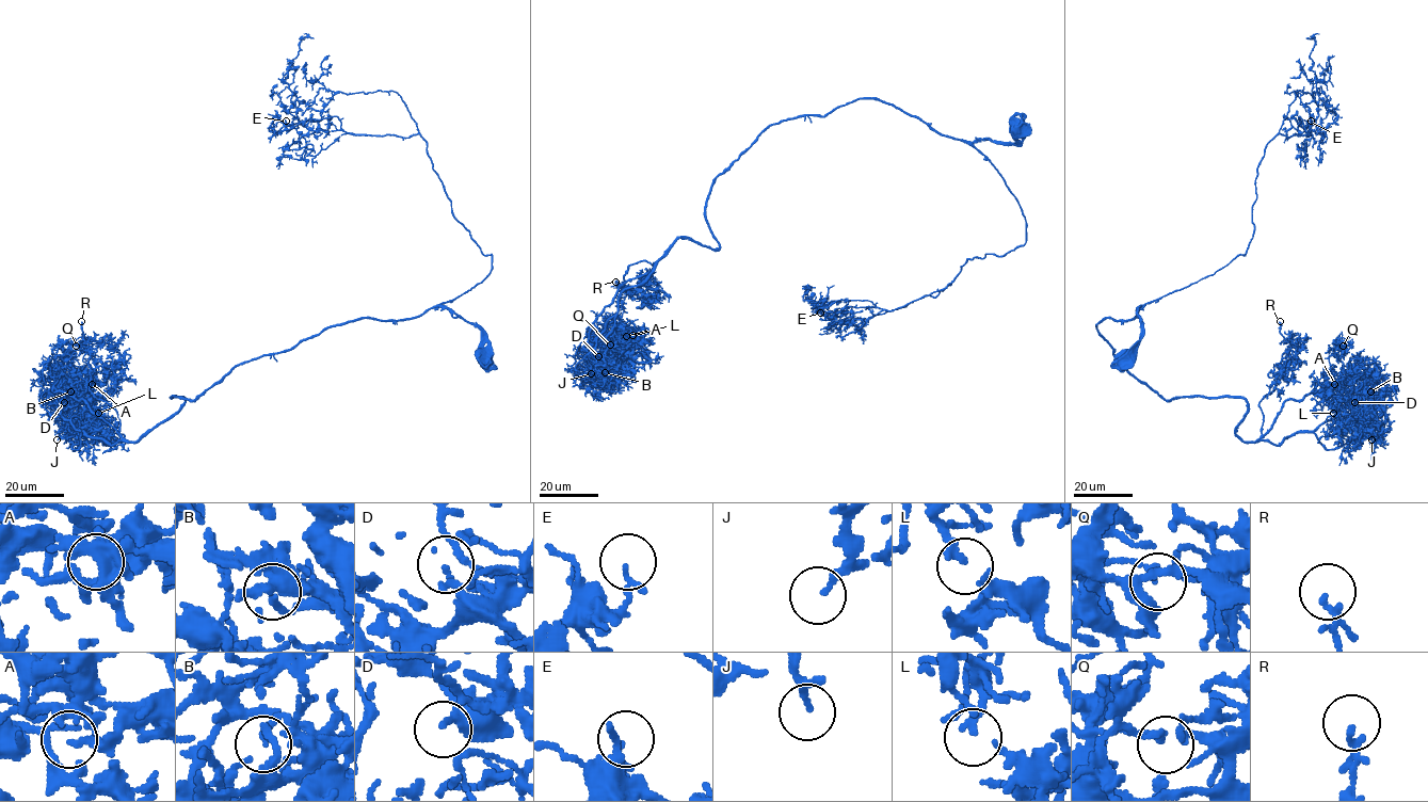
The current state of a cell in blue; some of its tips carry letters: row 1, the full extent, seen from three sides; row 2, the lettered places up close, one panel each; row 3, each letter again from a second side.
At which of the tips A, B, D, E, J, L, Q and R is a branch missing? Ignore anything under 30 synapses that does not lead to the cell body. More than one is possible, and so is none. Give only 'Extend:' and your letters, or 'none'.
Extend: none

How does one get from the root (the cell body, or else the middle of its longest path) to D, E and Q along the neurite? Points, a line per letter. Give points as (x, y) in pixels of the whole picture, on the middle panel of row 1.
D: (1020, 130), (963, 142), (873, 98), (769, 125), (711, 187), (720, 247), (679, 238), (622, 292), (598, 356)
E: (1020, 130), (974, 145), (1017, 202), (1023, 244), (891, 310), (820, 313)
Q: (1020, 130), (769, 125), (711, 187), (720, 247), (625, 283), (610, 345)

